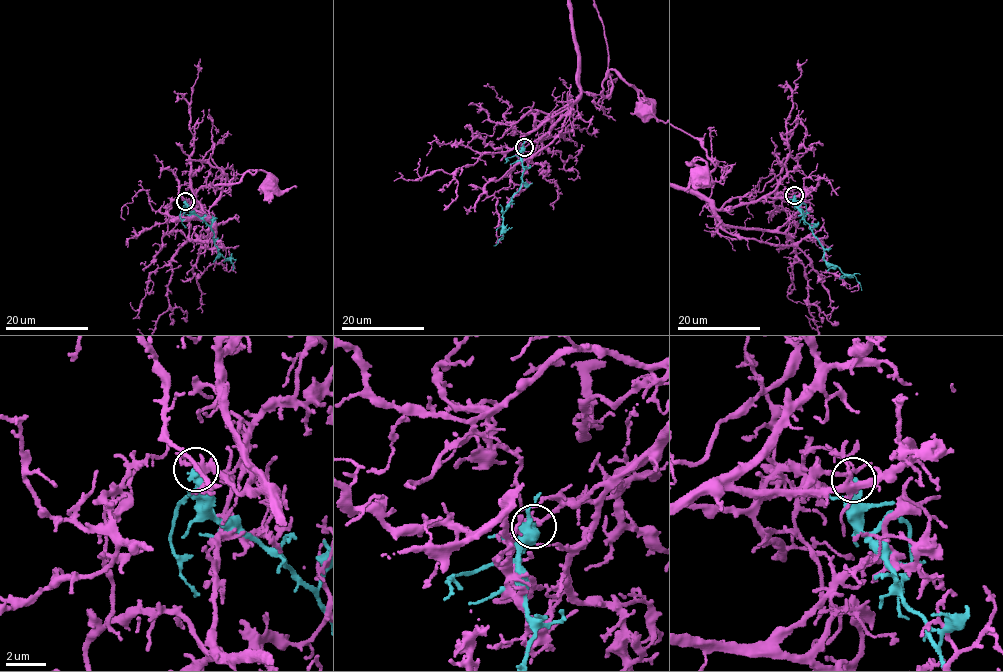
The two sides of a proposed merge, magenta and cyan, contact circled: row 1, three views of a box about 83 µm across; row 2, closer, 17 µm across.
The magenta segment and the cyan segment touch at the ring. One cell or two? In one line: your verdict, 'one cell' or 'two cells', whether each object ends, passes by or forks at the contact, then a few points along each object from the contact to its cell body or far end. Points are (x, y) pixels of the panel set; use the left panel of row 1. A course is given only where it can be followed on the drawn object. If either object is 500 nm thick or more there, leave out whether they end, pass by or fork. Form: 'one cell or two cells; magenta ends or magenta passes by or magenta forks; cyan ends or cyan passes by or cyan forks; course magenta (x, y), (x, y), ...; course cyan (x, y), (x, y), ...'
two cells; magenta passes by; cyan ends; course magenta (185, 200), (202, 207), (213, 226), (209, 207), (221, 190), (216, 185), (236, 183), (258, 169), (271, 185); course cyan (185, 200), (186, 208), (204, 219), (212, 229), (219, 254), (226, 258), (231, 256), (232, 269)

